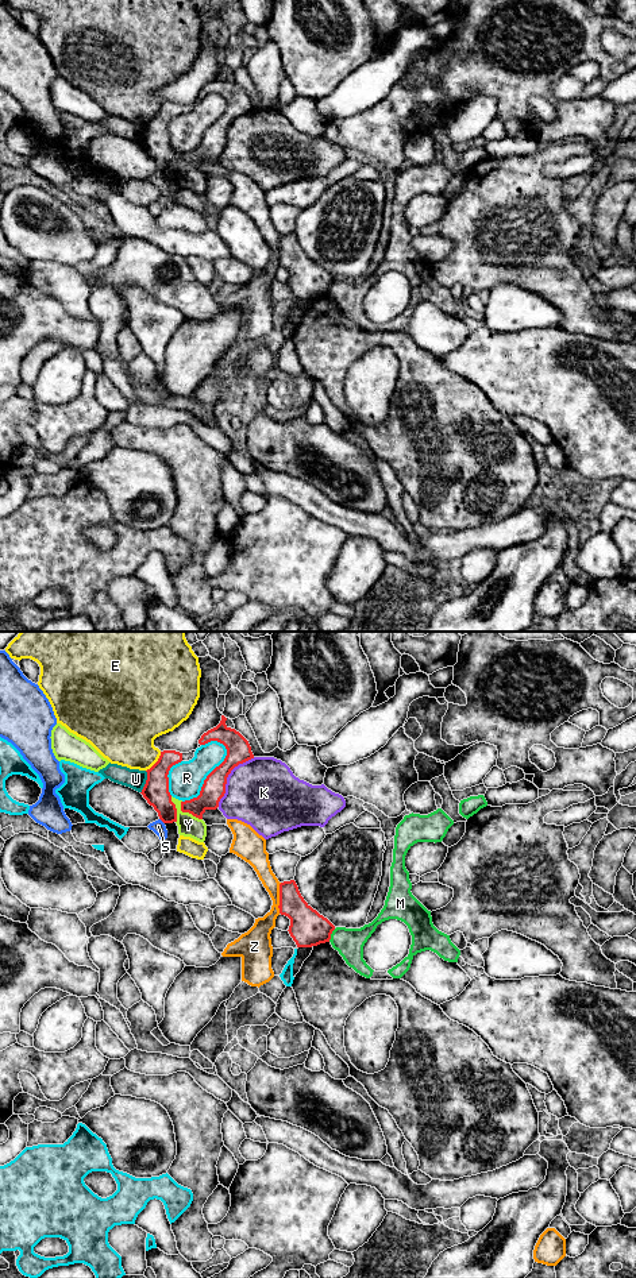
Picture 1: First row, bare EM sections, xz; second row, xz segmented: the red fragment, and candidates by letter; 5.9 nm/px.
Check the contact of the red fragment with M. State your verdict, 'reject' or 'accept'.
reject

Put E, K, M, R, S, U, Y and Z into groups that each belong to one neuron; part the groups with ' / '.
E / K / M R / S / U / Y / Z

